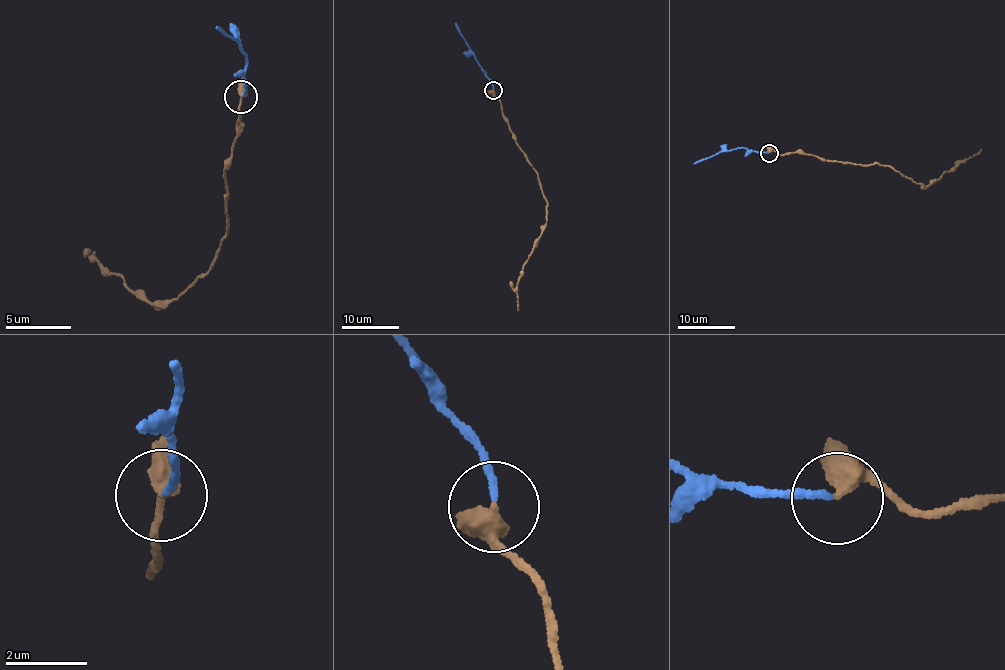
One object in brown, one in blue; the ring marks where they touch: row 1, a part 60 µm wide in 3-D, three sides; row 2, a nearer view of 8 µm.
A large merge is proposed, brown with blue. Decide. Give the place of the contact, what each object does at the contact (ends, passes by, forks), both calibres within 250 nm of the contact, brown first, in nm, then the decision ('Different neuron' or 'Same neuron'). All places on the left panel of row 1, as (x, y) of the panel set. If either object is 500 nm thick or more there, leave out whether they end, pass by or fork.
Place: (241, 96). At the ring brown passes by. At the ring blue ends. Thickness 360 nm (brown) against 180 nm. Same neuron

